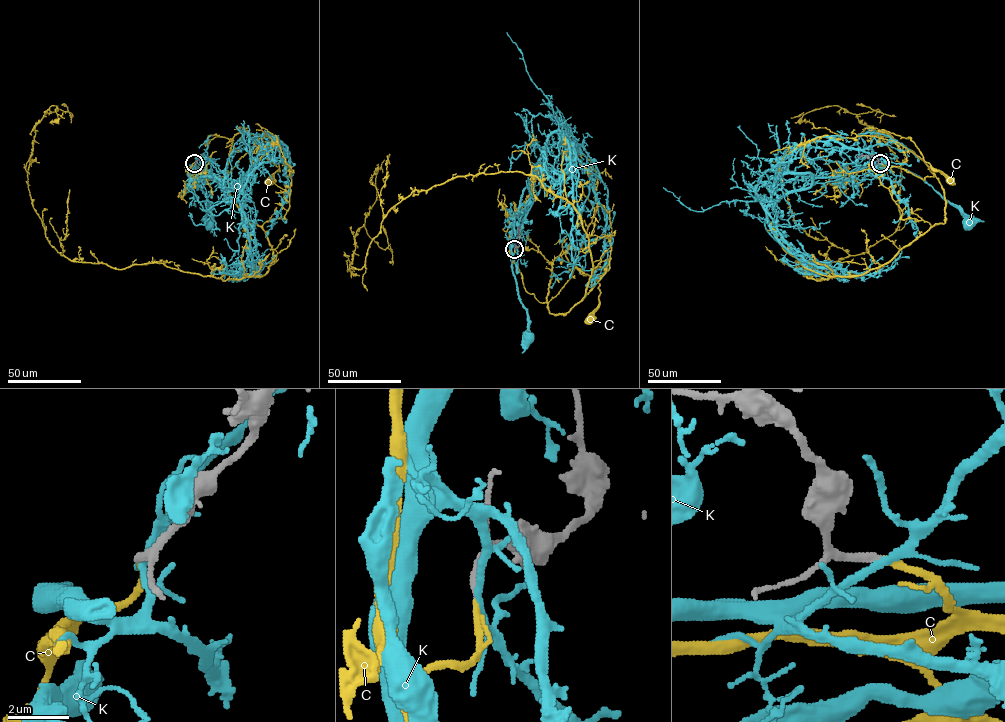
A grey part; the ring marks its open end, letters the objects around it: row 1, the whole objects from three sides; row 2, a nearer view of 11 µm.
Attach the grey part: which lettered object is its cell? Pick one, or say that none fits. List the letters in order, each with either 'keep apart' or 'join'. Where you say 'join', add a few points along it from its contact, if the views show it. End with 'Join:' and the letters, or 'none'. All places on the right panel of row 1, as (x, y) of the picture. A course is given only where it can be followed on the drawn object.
C: join; it runs (881, 163), (923, 180), (934, 176), (922, 160), (884, 130), (910, 138), (923, 159), (949, 182)
K: keep apart
Join: C

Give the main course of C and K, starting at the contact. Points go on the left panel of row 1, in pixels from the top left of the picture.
C: (194, 163), (207, 180), (224, 176), (237, 134), (244, 130), (276, 137), (280, 160), (271, 182)
K: (194, 163), (191, 165), (199, 186), (207, 196), (207, 214), (205, 217), (207, 223)

